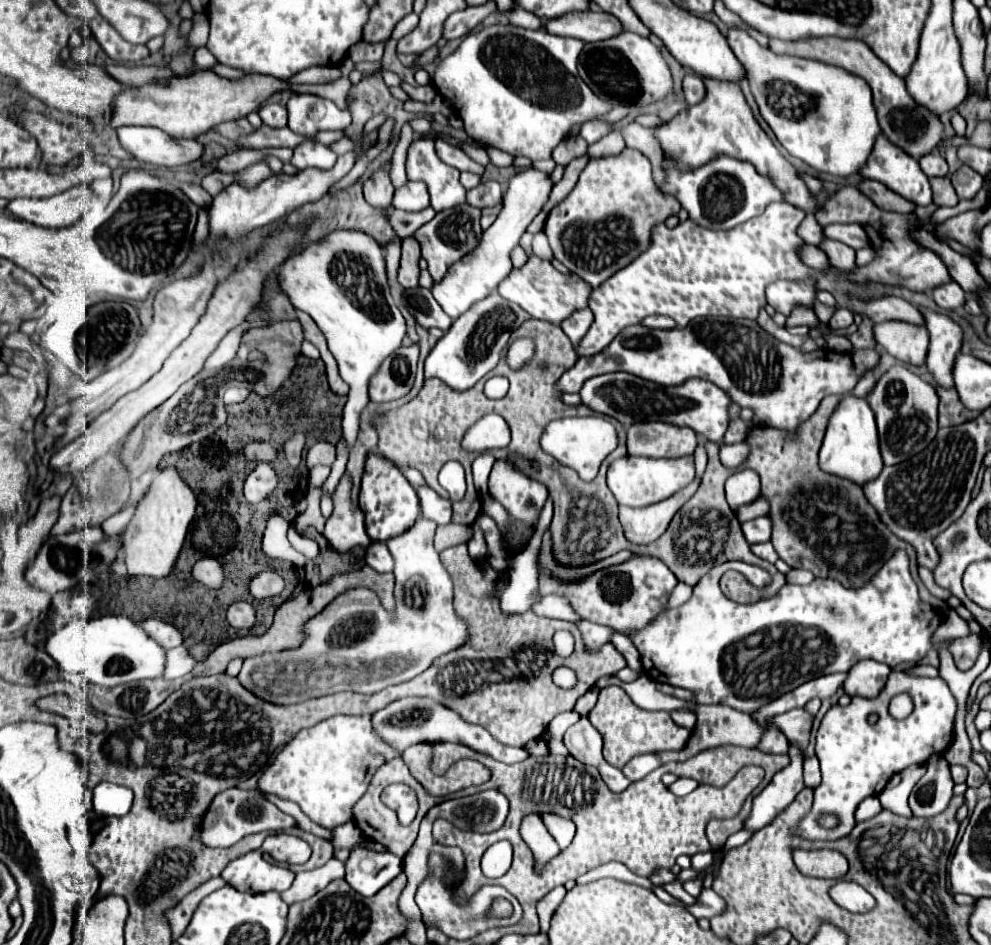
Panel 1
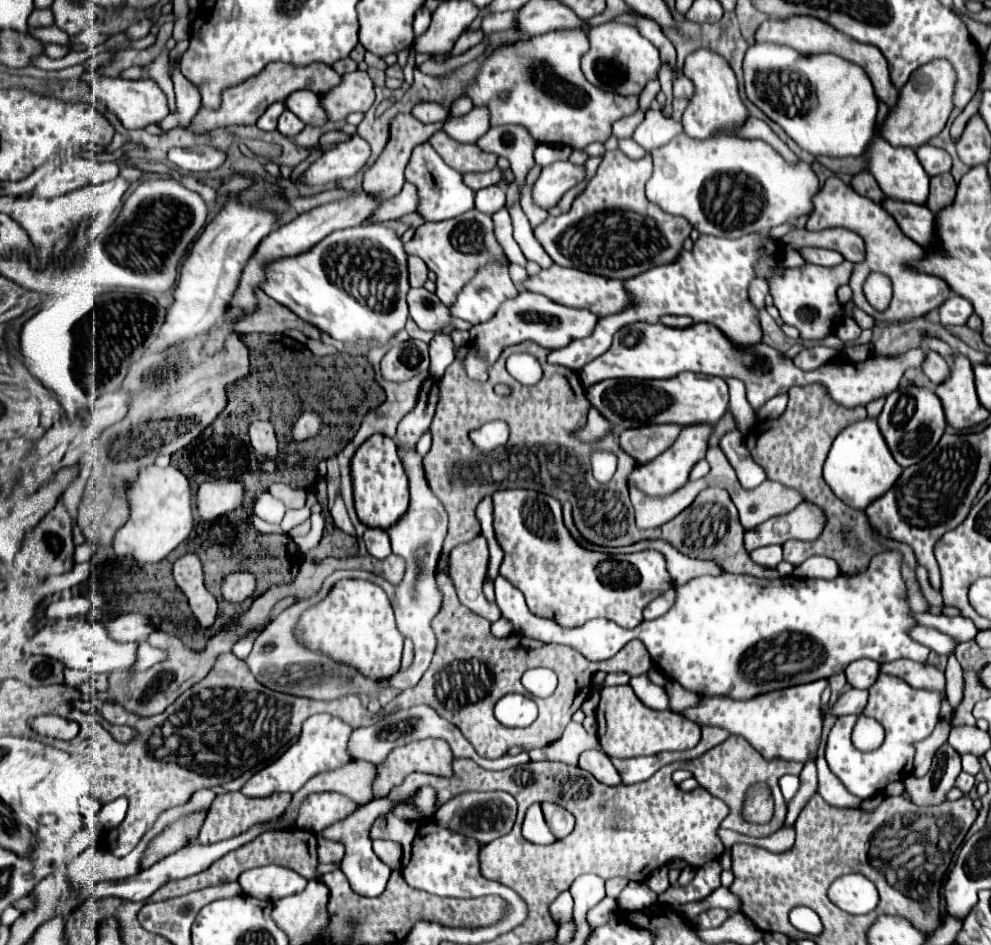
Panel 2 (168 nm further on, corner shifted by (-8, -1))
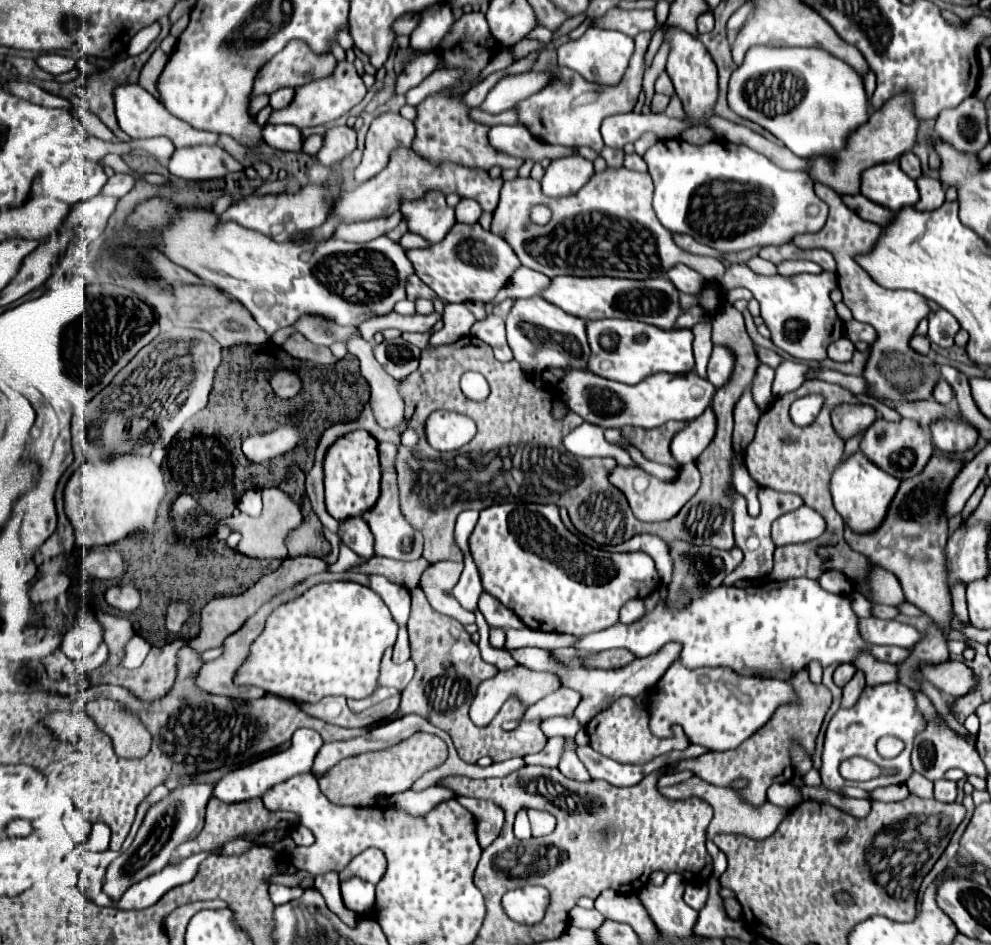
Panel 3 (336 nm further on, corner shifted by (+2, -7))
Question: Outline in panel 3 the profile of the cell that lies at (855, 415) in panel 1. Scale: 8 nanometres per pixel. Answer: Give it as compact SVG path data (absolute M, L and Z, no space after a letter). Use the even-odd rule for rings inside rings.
M856 452L848 460L840 462L830 480L834 508L850 530L872 530L880 526L884 510L888 508L888 502L892 502L892 494L896 494L896 486L900 486L900 480L874 466L862 452Z

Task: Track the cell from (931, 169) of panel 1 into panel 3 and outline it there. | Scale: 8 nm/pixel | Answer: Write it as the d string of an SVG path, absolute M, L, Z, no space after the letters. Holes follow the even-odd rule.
M904 152L904 154L898 158L898 164L900 164L900 168L902 168L912 180L918 180L918 178L922 176L920 160L918 160L912 152Z

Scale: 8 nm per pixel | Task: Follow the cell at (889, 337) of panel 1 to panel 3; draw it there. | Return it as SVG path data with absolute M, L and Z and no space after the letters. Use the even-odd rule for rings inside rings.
M940 378L936 388L934 388L934 400L940 404L950 404L954 400L954 390L944 378Z

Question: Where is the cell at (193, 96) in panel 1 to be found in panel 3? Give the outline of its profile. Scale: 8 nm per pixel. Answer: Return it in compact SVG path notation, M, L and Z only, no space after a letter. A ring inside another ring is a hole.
M292 40L284 50L280 50L270 62L262 66L254 82L256 94L272 94L278 88L302 86L306 82L324 78L336 66L332 54L312 54L306 42Z

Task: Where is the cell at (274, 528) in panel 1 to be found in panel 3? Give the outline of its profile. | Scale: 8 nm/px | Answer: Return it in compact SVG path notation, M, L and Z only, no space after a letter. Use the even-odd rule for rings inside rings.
M250 488L244 492L244 496L238 502L240 512L246 512L250 516L258 516L262 510L262 498L260 498L260 488Z

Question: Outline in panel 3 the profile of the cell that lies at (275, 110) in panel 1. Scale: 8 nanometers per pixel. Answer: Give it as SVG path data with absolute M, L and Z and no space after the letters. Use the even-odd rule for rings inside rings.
M266 126L262 130L264 142L280 152L300 152L302 150L302 134L294 126Z

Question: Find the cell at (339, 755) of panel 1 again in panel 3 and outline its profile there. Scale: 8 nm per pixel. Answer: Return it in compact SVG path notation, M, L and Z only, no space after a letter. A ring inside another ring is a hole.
M300 728L294 732L292 736L292 744L288 750L282 750L282 752L274 752L258 762L252 762L248 766L242 766L238 770L232 770L228 772L216 786L214 786L214 796L222 802L244 802L244 800L250 800L250 798L260 798L268 788L272 788L274 784L280 784L296 774L302 774L302 772L310 772L310 766L314 762L314 756L316 752L320 750L322 746L322 738L318 732L310 730L310 728Z

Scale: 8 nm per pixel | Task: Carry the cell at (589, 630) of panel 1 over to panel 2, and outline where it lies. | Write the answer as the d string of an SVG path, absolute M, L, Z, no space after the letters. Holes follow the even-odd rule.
M886 550L872 558L866 572L858 576L836 576L832 580L816 578L796 578L784 576L776 580L764 580L750 574L720 574L720 576L698 576L684 586L676 586L676 604L660 618L642 622L632 630L626 630L606 618L594 618L578 628L562 628L554 620L538 618L528 612L522 592L514 588L504 576L494 580L496 602L502 616L512 620L514 632L530 636L542 642L568 644L582 652L584 658L592 662L612 658L624 644L638 638L648 648L654 664L664 672L664 676L676 680L682 688L698 696L730 696L734 700L750 700L754 696L808 684L820 678L830 678L844 672L844 668L858 660L870 658L880 664L894 660L914 660L926 662L928 648L910 638L910 630L918 624L908 606L906 582L902 580L902 552Z

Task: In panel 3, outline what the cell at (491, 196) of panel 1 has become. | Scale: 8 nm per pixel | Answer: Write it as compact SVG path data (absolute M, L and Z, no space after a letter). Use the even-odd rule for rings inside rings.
M460 200L454 208L454 214L456 214L456 222L464 222L464 224L476 224L480 214L482 214L482 208L474 202L474 200Z

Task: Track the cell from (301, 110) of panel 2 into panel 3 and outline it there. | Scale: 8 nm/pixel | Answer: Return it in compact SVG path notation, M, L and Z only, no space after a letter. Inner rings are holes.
M284 88L284 90L276 90L272 92L270 96L270 106L274 110L280 110L284 106L288 106L292 102L292 96L294 96L294 88Z

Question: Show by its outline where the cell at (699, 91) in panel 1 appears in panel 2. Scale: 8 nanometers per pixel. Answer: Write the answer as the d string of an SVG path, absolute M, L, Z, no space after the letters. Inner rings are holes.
M680 76L678 80L674 80L674 98L692 98L694 96L694 84L686 78Z

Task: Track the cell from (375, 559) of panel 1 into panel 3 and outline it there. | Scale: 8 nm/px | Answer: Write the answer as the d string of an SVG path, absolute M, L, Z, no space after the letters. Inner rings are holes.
M362 516L346 518L346 522L340 522L338 536L358 556L364 556L364 558L374 556L374 536L368 530L368 524L364 522Z

